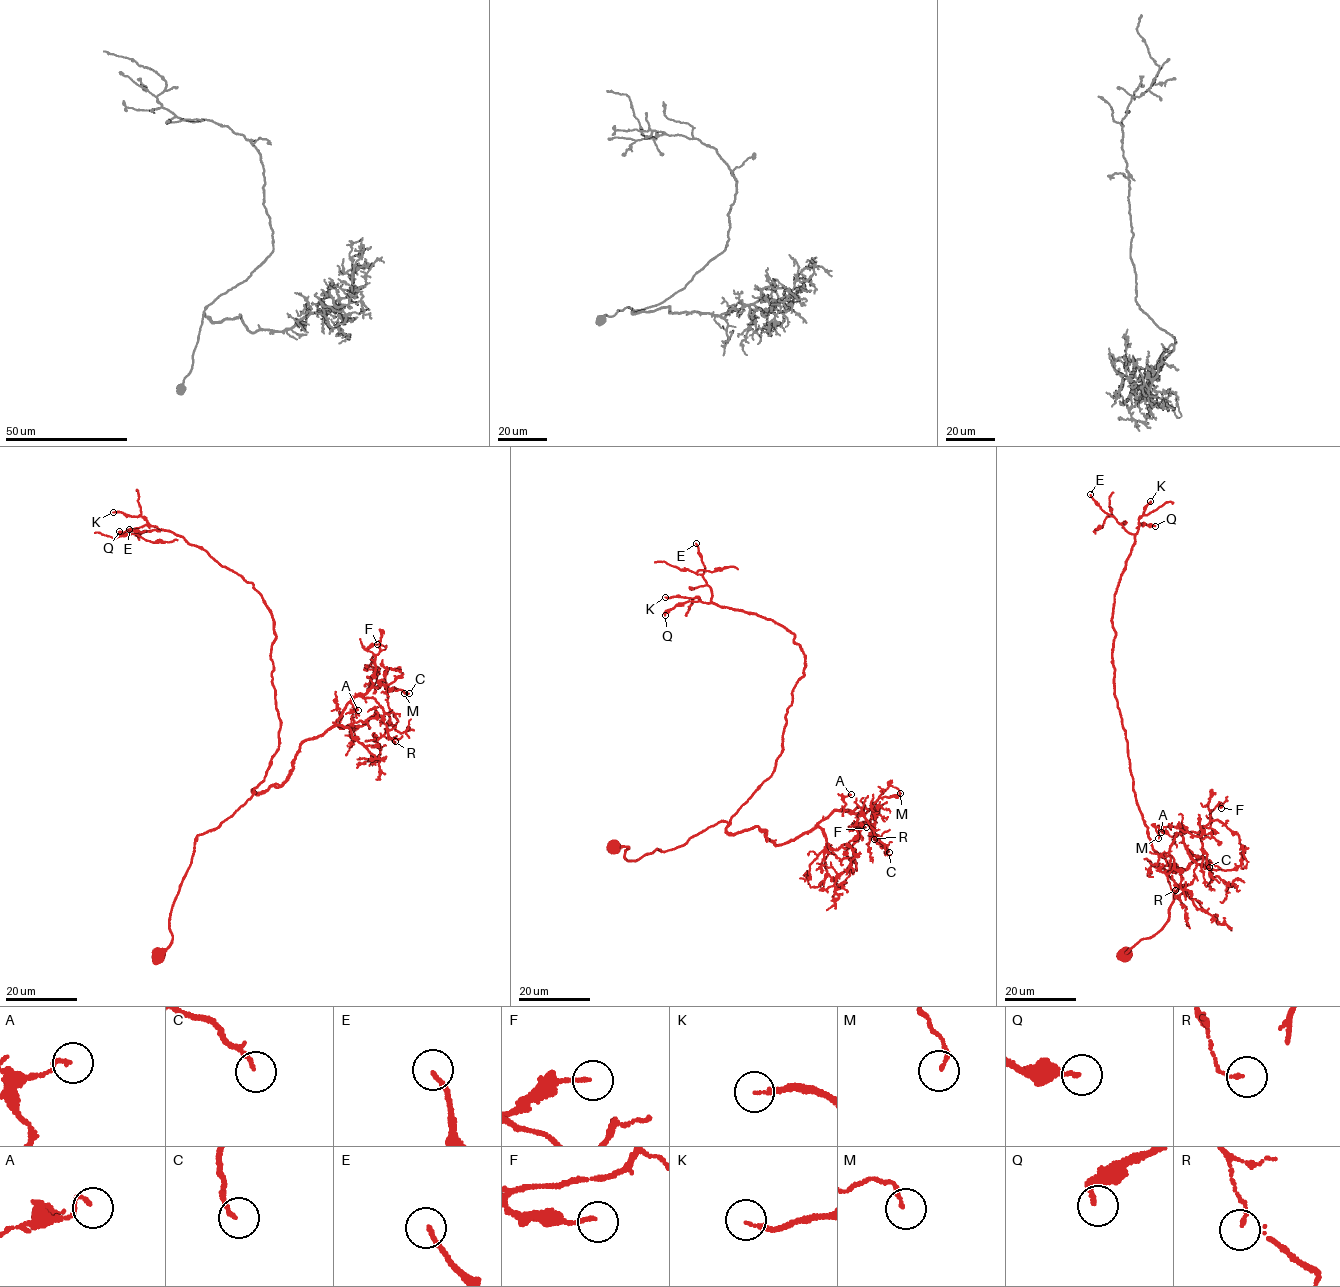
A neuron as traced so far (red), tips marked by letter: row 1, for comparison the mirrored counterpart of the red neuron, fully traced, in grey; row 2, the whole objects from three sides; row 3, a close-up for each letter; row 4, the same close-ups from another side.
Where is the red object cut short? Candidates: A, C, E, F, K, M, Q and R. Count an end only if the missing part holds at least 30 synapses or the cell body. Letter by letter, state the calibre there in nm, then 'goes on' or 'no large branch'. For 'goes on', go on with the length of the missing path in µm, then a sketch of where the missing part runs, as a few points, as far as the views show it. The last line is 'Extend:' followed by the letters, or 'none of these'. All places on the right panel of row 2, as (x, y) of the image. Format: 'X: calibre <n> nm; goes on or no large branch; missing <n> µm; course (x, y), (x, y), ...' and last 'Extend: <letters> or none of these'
A: calibre 120 nm; no large branch
C: calibre 90 nm; no large branch
E: calibre 150 nm; no large branch
F: calibre 120 nm; no large branch
K: calibre 150 nm; goes on; missing 35 µm; course (1150, 501), (1191, 469), (1207, 464), (1220, 465), (1236, 458)
M: calibre 110 nm; no large branch
Q: calibre 150 nm; no large branch
R: calibre 120 nm; no large branch
Extend: K

